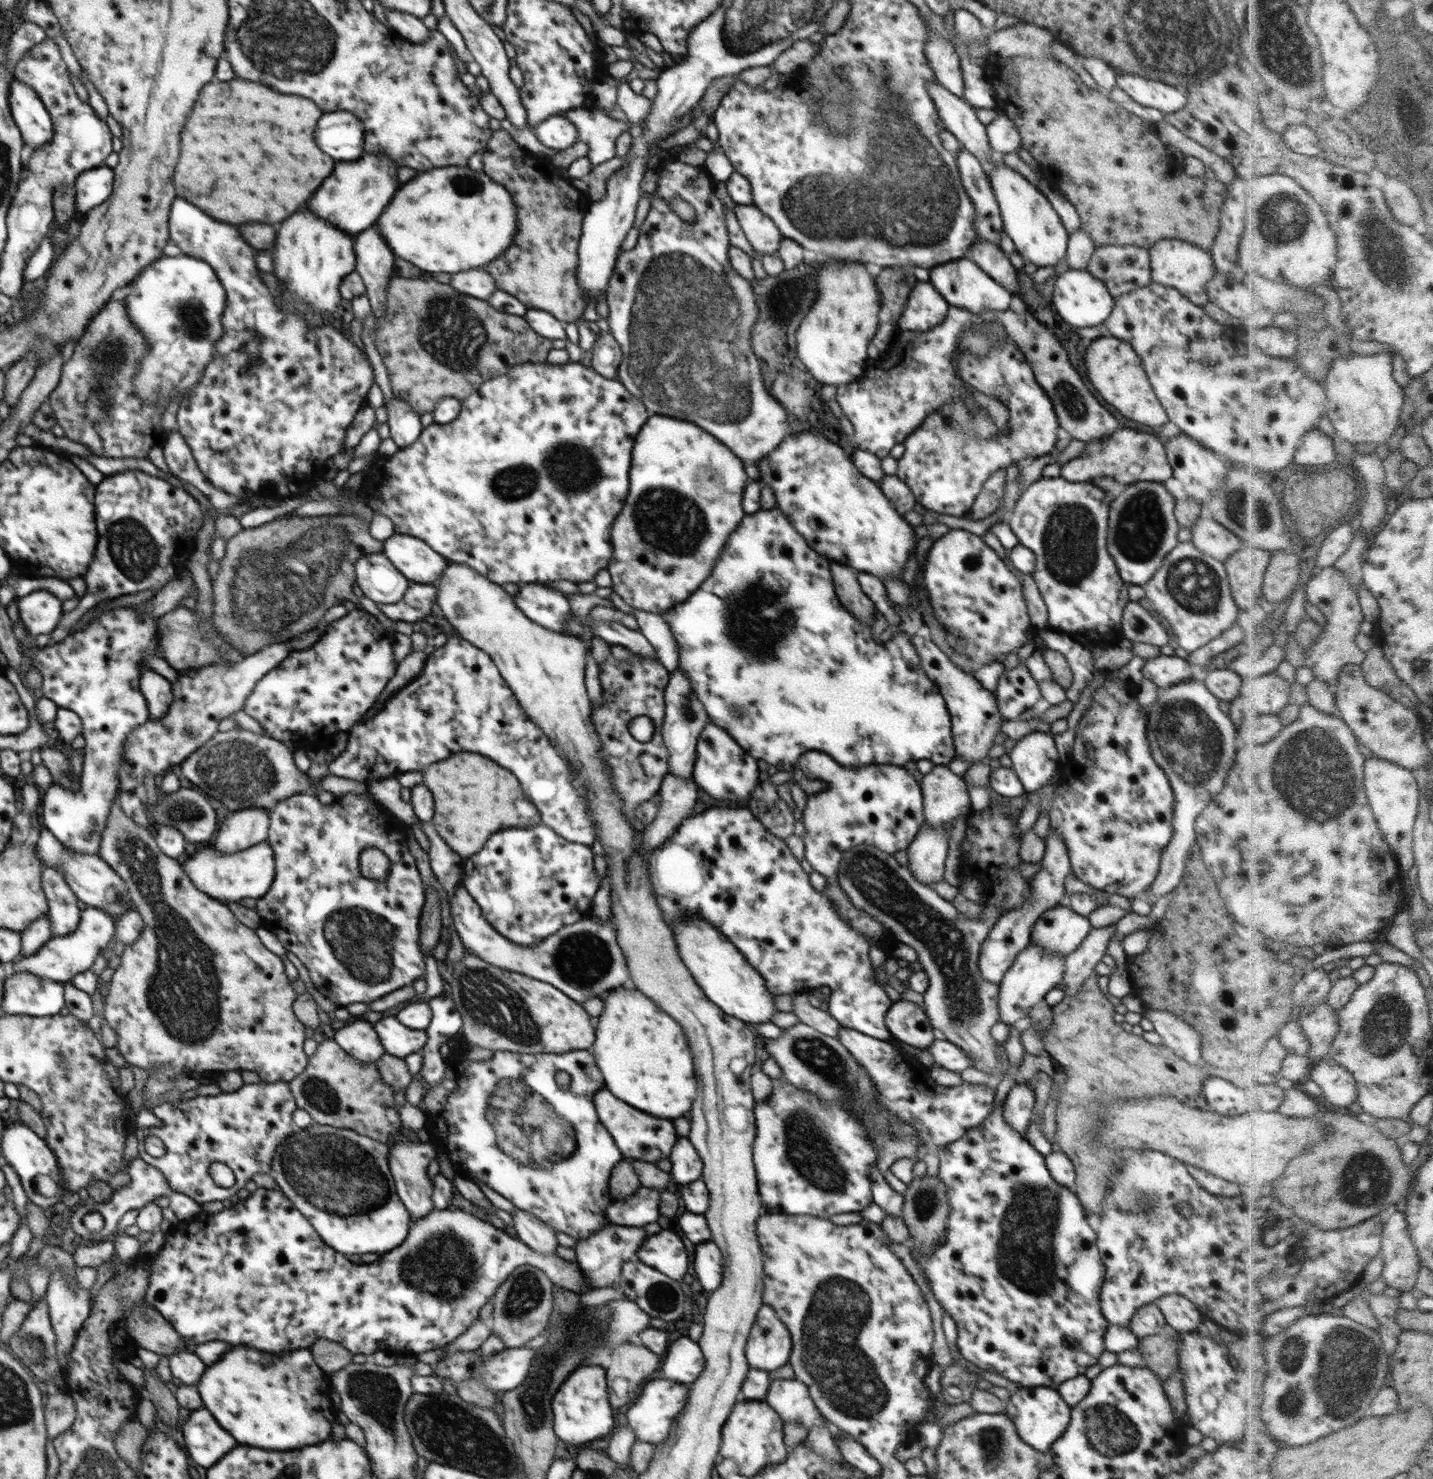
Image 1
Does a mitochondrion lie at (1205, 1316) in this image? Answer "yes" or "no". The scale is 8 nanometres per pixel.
no

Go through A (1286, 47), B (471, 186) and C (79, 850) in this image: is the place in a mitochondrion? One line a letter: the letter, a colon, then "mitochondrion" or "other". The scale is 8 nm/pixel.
A: mitochondrion
B: mitochondrion
C: other

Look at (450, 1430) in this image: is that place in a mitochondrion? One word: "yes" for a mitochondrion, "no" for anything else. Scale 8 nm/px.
yes

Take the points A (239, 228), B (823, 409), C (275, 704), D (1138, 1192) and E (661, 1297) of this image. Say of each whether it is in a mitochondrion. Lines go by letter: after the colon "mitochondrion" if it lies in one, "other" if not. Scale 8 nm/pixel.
A: other
B: other
C: other
D: mitochondrion
E: mitochondrion

